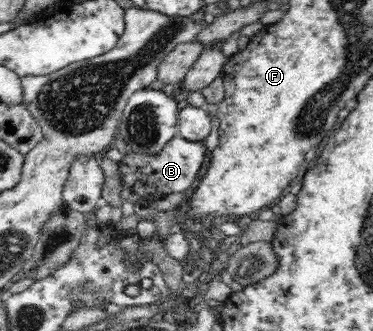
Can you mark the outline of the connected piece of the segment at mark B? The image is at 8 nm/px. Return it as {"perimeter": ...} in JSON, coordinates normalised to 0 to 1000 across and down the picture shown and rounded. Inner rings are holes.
{"perimeter":[[[480,408],[458,420],[421,468],[346,453],[319,486],[330,565],[383,592],[394,607],[442,595],[453,583],[501,577],[528,547],[534,517],[550,492],[550,474],[555,474],[555,450],[547,426],[515,429]]]}

